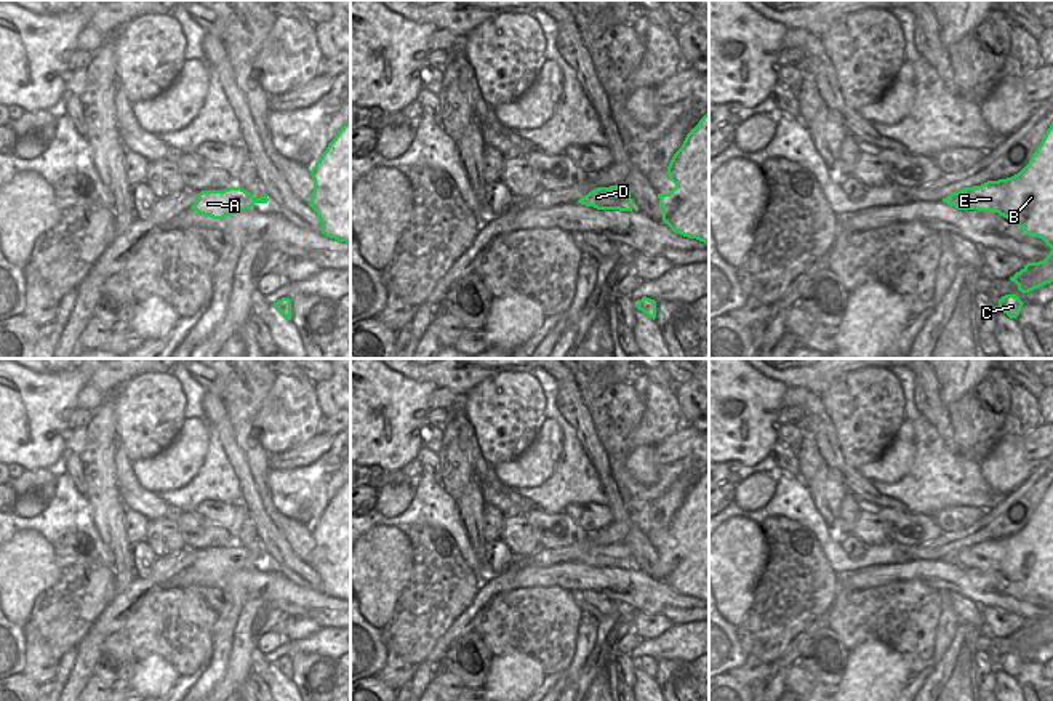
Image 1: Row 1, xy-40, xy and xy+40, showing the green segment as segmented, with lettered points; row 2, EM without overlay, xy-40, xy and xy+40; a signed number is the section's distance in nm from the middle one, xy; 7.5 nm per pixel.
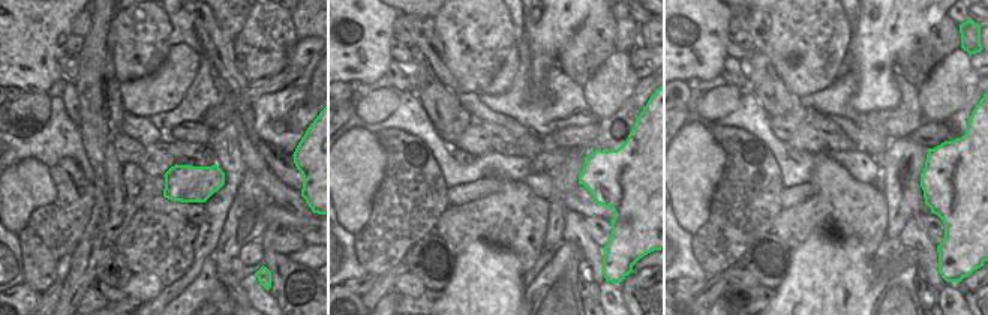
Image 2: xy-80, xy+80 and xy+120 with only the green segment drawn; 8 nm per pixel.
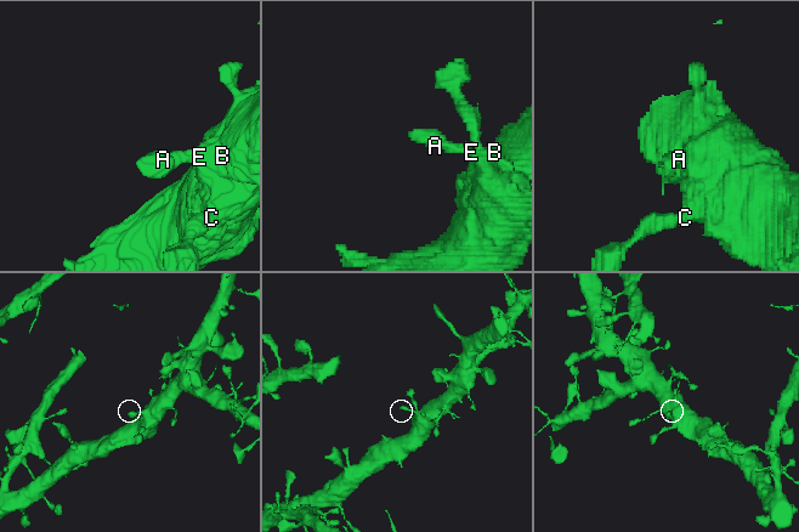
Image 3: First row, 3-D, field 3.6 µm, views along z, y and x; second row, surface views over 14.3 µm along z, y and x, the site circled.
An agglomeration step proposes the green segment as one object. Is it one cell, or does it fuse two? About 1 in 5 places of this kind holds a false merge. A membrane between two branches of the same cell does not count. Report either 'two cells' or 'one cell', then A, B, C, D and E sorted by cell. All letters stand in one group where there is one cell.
one cell; groups A B C D E

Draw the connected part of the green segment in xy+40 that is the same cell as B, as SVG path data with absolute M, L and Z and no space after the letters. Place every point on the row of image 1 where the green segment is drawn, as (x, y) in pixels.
M1053 122L1029 163L1018 174L965 187L952 192L943 202L959 210L999 213L1010 222L1019 226L1027 235L1042 238L1051 248L1050 254L1043 261L1027 262L1010 280L1018 285L1021 293L1029 293L1053 282Z

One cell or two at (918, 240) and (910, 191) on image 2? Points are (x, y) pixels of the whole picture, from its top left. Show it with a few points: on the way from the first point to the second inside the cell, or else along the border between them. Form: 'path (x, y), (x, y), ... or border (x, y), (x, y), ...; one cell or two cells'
border (915, 215), (897, 236); two cells

